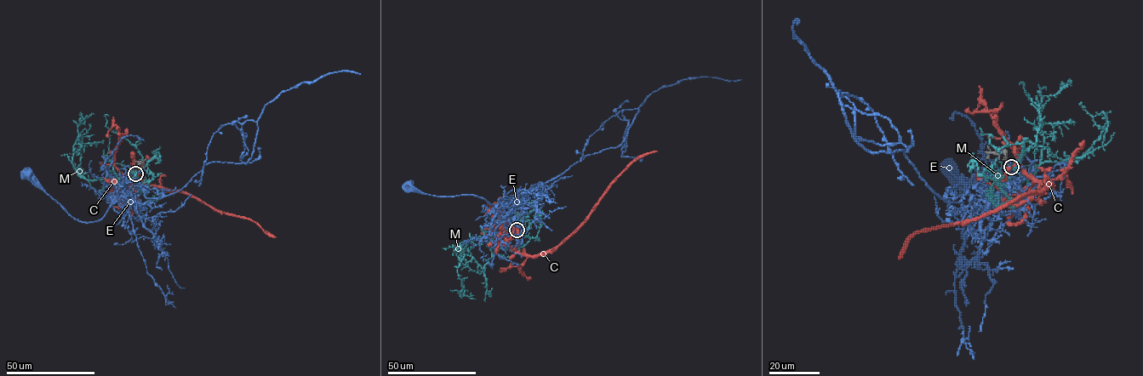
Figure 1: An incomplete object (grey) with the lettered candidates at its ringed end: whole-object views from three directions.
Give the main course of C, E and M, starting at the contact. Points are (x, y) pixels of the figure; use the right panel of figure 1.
C: (1011, 167), (1018, 163), (1035, 181), (1048, 184), (1042, 190), (1025, 193), (975, 218), (917, 232), (900, 258)
E: (1011, 167), (1001, 201), (988, 207), (978, 208), (962, 236), (964, 207), (957, 173), (949, 166)
M: (1011, 168), (1014, 175), (1019, 172), (1028, 177), (1041, 162), (1077, 161), (1104, 129), (1079, 105)

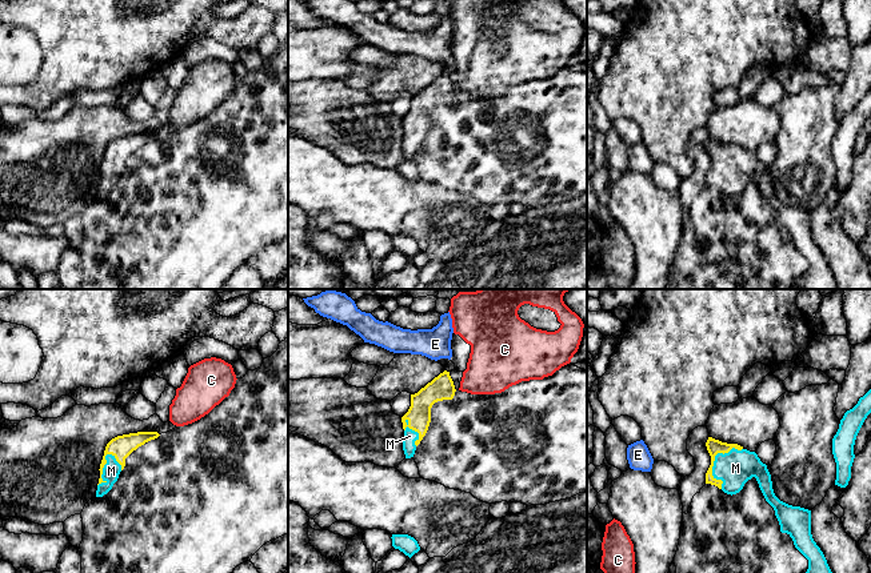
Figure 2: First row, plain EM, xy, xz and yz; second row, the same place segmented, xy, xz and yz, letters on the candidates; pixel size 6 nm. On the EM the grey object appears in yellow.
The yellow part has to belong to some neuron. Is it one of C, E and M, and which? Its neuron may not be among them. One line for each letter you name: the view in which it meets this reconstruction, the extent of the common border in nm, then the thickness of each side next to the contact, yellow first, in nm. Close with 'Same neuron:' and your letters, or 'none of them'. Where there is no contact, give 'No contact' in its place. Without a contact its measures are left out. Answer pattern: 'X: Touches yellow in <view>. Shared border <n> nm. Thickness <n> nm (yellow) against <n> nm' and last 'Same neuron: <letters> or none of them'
M: Touches yellow in yz. Shared border 280 nm. Thickness 90 nm (yellow) against 220 nm
Same neuron: M

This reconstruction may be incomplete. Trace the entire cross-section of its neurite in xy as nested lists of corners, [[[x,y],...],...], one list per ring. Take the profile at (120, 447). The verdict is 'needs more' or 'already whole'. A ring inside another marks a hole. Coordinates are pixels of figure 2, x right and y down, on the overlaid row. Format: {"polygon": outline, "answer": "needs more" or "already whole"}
{"polygon": [[[137,432],[112,438],[104,450],[100,464],[100,478],[96,497],[107,494],[117,481],[120,472],[125,466],[125,458],[145,442],[157,438],[157,432]]], "answer": "needs more"}

